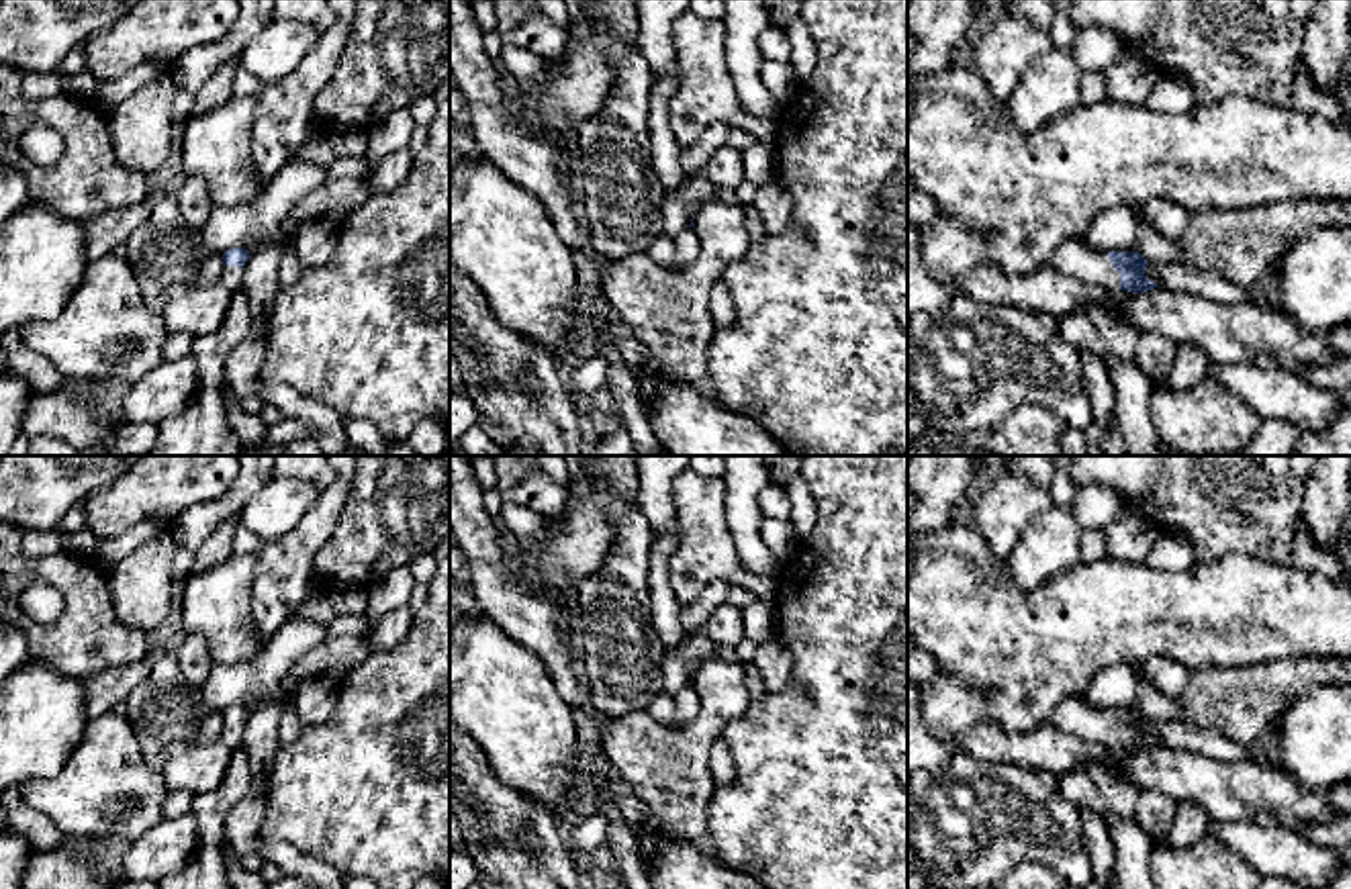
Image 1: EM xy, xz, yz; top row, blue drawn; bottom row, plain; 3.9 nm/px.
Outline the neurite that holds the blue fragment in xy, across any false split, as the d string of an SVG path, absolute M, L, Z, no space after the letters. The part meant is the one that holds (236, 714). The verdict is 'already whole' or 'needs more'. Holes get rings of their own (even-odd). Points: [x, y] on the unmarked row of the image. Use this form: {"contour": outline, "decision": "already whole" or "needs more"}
{"contour": "M233 705L223 711L223 734L221 742L227 744L233 750L239 750L239 740L241 740L241 726L245 723L249 715L247 707Z", "decision": "needs more"}

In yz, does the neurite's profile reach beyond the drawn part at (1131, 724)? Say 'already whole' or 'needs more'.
needs more

